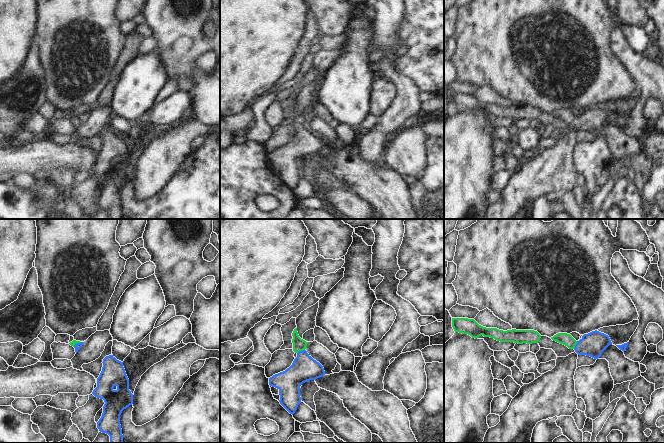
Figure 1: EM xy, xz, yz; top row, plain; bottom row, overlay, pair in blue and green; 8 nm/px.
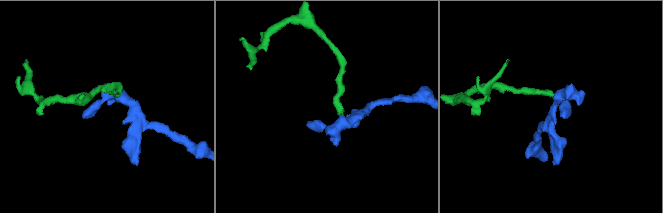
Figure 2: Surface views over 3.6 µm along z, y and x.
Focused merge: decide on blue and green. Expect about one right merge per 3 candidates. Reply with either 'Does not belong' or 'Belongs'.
Belongs

